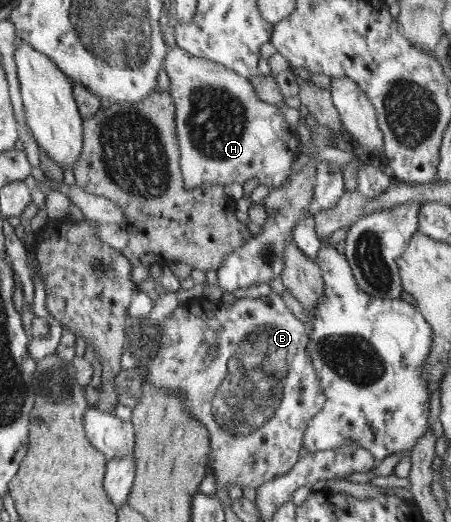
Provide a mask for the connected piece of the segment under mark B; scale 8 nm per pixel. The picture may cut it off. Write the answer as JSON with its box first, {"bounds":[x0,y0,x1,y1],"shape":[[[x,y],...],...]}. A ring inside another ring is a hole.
{"bounds":[142,292,326,489],"shape":[[[270,292],[267,296],[257,299],[237,299],[232,305],[224,305],[223,301],[213,302],[208,299],[189,301],[180,303],[179,307],[163,321],[159,322],[159,336],[157,343],[159,349],[155,354],[151,354],[147,360],[147,370],[142,373],[142,379],[148,384],[154,385],[155,389],[164,390],[168,394],[178,396],[184,402],[186,412],[204,424],[206,432],[210,435],[210,453],[206,466],[211,466],[214,470],[217,487],[228,489],[232,484],[239,484],[241,488],[252,486],[258,488],[269,480],[277,476],[285,475],[299,460],[302,448],[302,439],[306,433],[308,424],[322,411],[326,398],[322,391],[322,385],[318,379],[317,372],[312,366],[311,358],[307,355],[306,345],[309,339],[309,331],[306,323],[299,320],[282,300],[281,295]],[[216,344],[216,353],[208,353],[210,346]]]}

